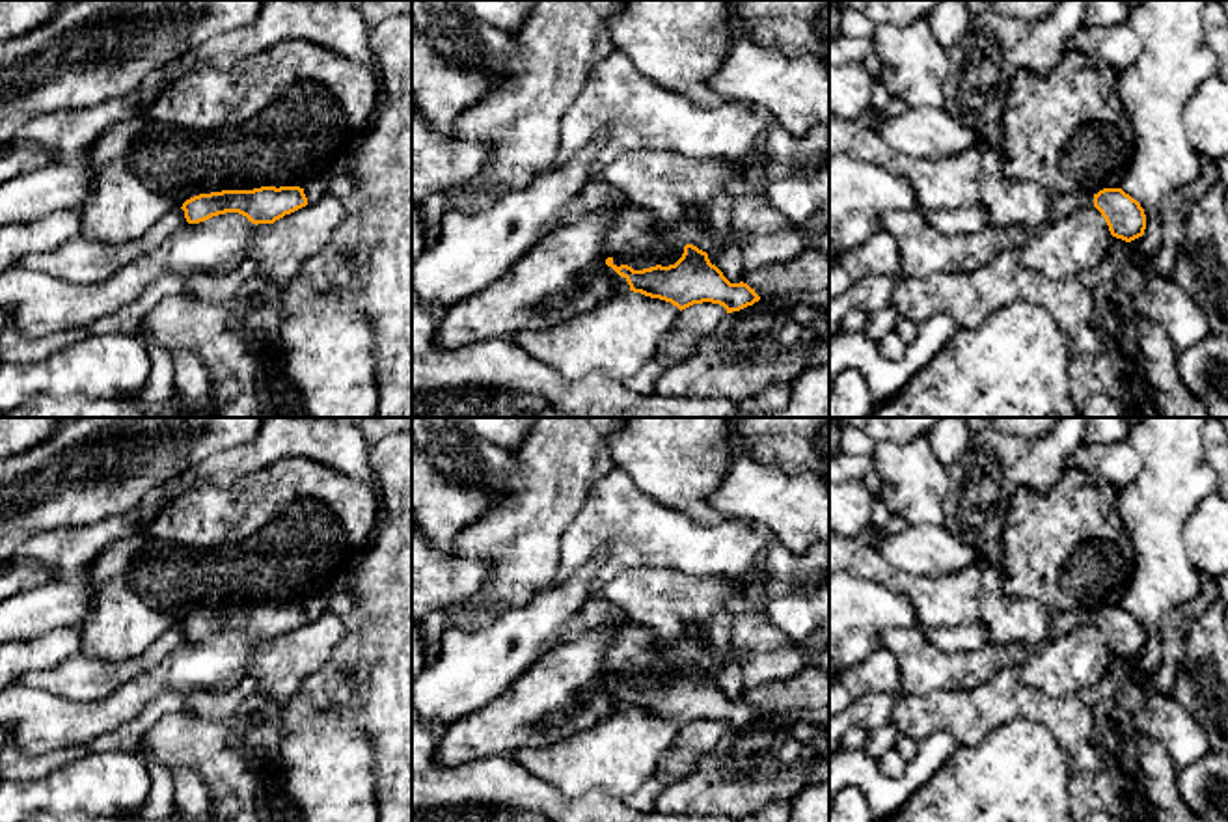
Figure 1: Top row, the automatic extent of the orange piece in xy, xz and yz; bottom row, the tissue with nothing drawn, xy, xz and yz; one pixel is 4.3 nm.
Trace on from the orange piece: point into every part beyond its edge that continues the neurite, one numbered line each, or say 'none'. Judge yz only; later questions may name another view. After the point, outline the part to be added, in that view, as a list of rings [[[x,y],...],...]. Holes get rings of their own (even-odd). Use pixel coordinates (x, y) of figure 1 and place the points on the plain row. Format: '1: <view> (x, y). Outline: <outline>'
1: yz (1063, 623). Outline: [[[1088,610],[1058,611],[1053,613],[1051,617],[1051,630],[1058,637],[1070,634],[1071,630],[1085,623],[1094,623],[1094,611]]]

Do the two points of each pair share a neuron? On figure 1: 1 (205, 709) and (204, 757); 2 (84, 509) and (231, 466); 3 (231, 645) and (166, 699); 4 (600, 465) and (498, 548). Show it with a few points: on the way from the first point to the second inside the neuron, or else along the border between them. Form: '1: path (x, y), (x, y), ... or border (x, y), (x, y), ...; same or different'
1: border (161, 716), (196, 712), (226, 722); different
2: border (144, 494), (129, 509), (105, 519); different
3: border (222, 690), (164, 690), (140, 714); different
4: path (574, 472), (524, 522); same

